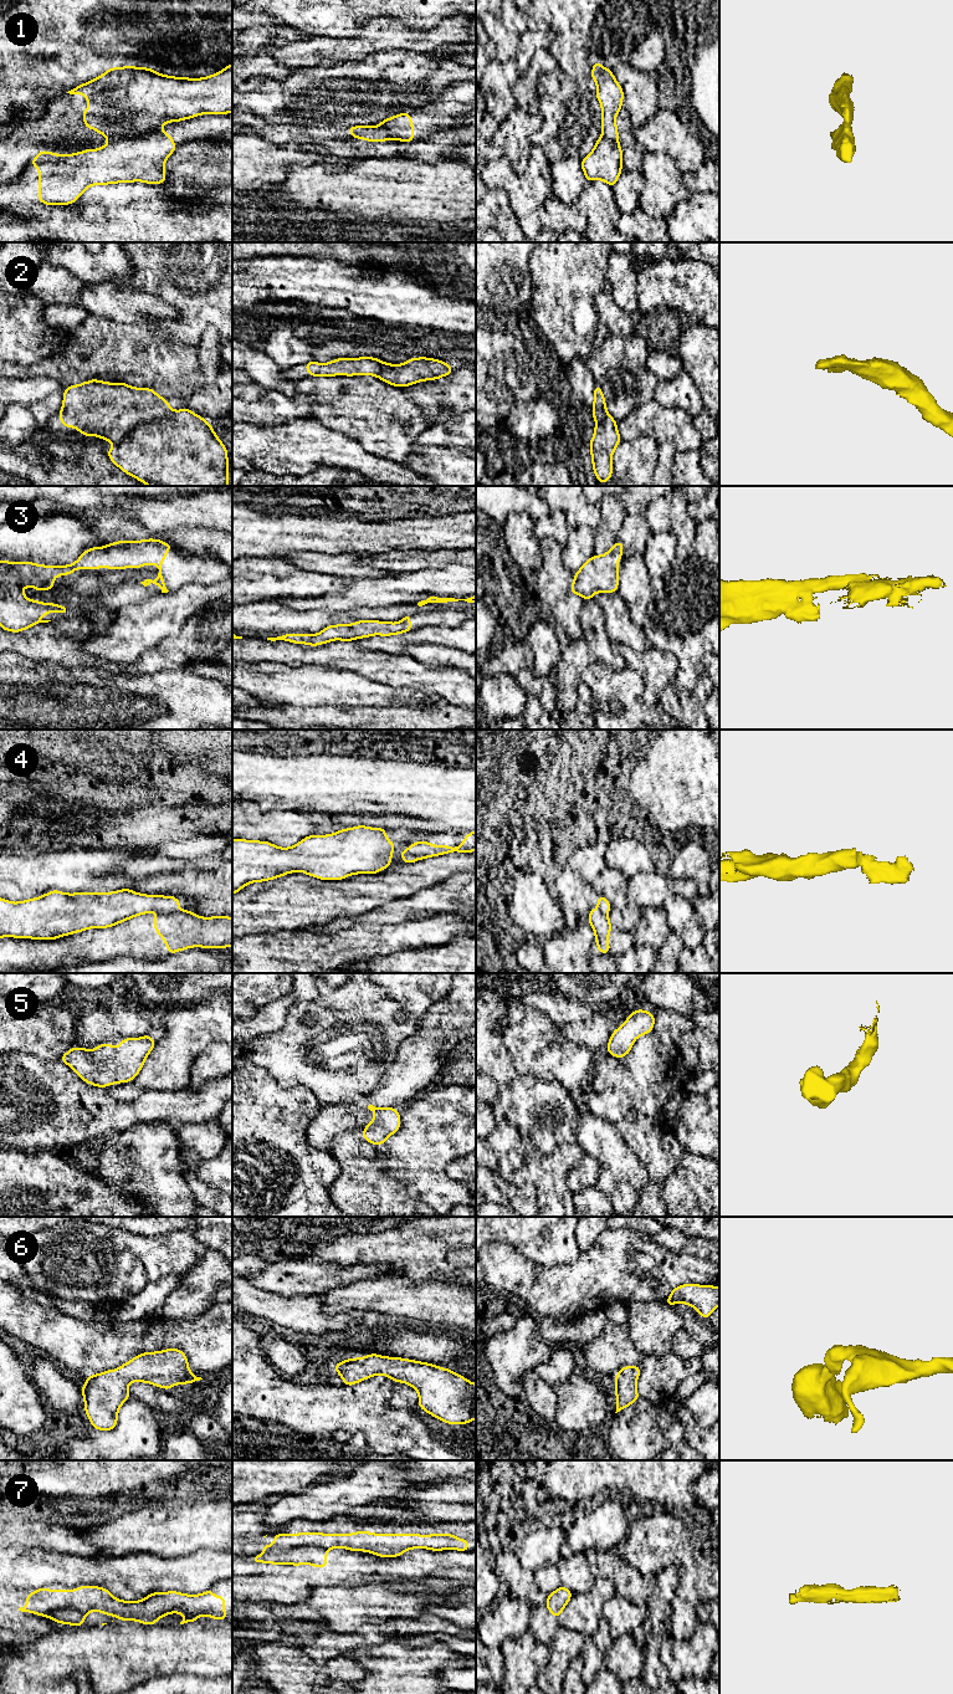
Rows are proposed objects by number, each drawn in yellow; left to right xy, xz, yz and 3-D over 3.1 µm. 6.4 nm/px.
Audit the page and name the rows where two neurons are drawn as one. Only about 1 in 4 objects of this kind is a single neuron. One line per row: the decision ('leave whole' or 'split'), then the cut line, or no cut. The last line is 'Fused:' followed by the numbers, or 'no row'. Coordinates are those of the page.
1: split; cut xy (158, 129), (109, 142)
2: split; cut xy (173, 410), (165, 415), (136, 424), (114, 445)
3: leave whole; cut none
4: split; cut xy (178, 909), (170, 912), (157, 912)
5: leave whole; cut none
6: leave whole; cut none
7: split; cut xz (273, 1547), (288, 1550), (319, 1545), (327, 1550)
Fused: 1, 2, 4, 7

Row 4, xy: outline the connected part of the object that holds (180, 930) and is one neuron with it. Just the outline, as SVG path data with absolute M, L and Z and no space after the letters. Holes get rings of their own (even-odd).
M188 910L157 912L154 930L170 955L191 947L232 947L232 917L201 917Z

